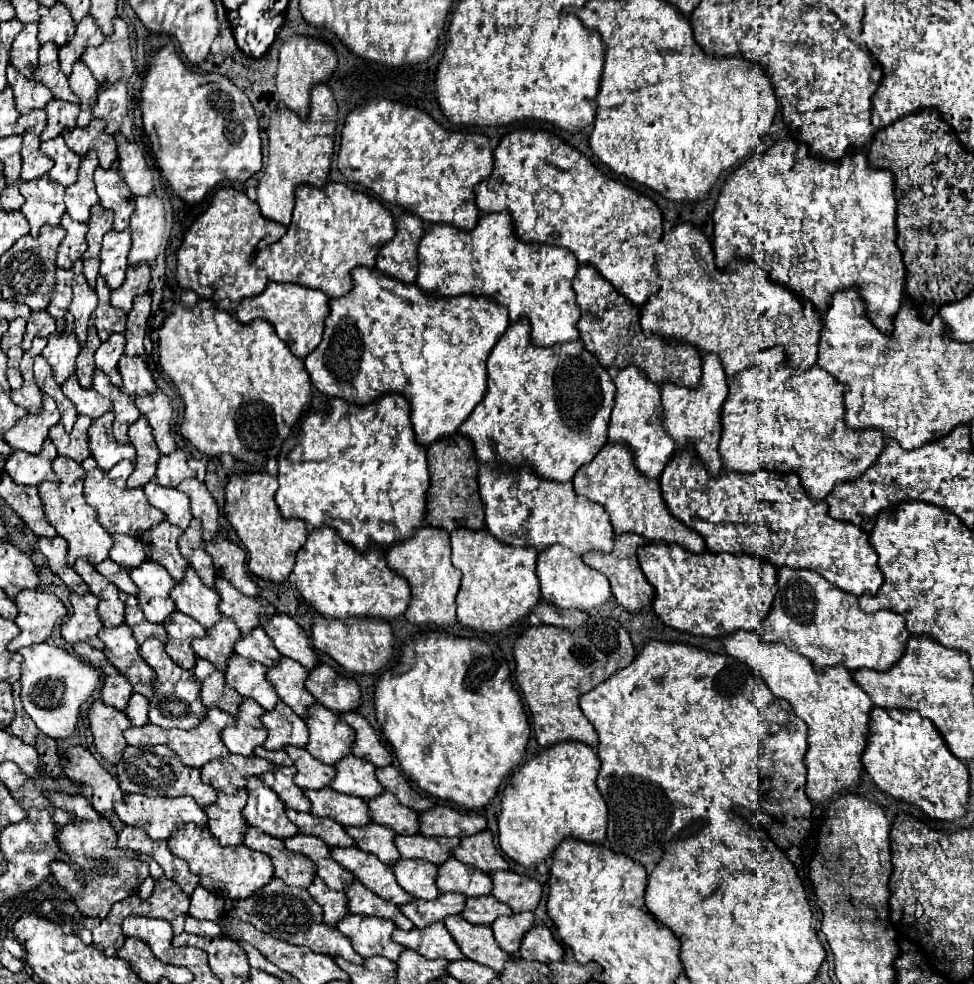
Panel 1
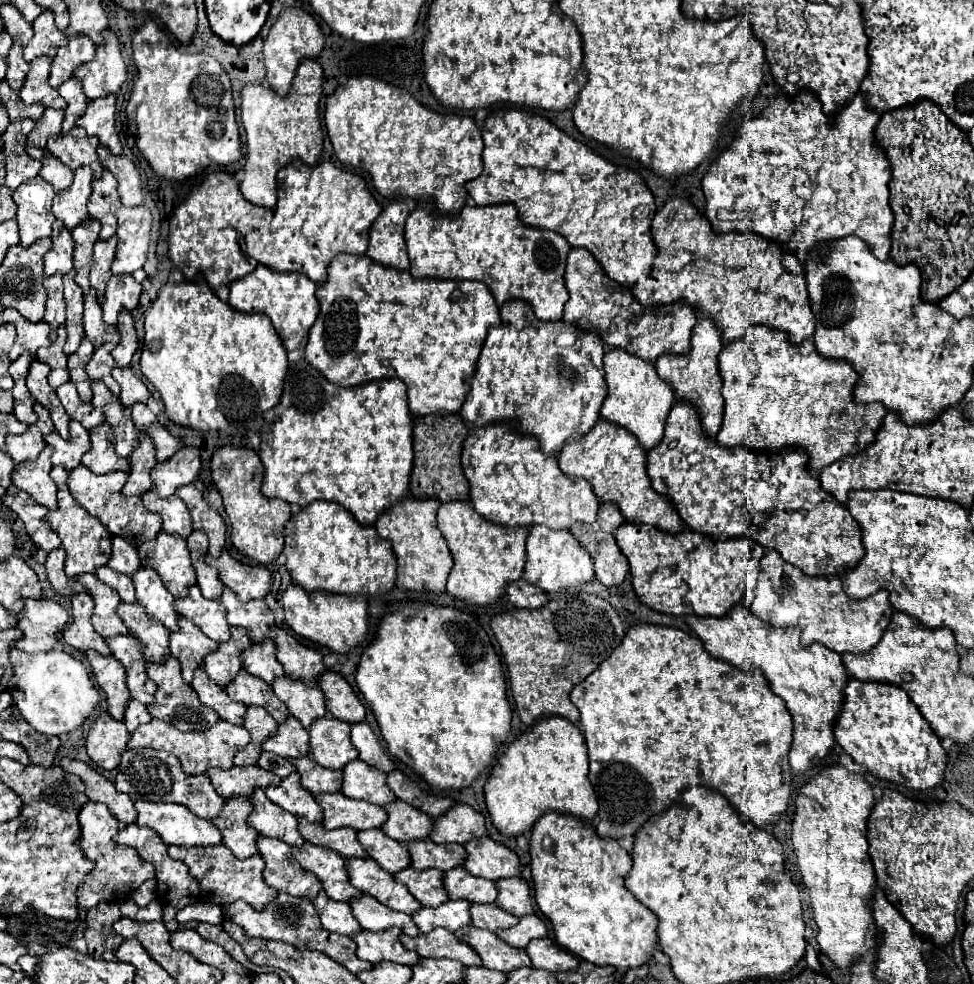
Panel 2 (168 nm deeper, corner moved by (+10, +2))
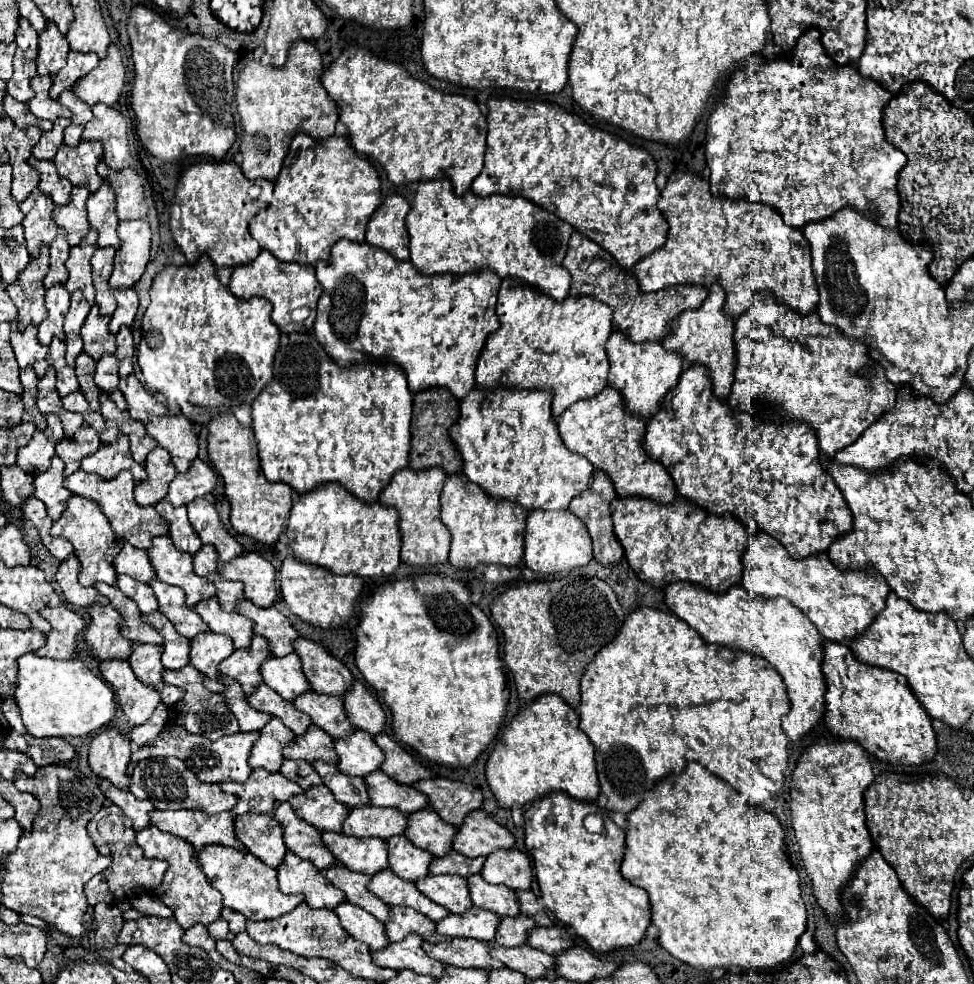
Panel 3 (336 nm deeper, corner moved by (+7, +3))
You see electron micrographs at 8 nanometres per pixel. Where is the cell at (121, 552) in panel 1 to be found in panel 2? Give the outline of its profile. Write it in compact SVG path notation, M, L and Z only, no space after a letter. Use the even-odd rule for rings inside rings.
M114 537L112 557L108 561L108 567L118 571L118 573L124 573L124 575L136 573L140 569L140 561L138 561L136 549L128 541L124 541L122 537Z

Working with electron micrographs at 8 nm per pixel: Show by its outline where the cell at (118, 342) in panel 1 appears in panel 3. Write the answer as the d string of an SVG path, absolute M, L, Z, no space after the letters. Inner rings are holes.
M105 354L101 356L101 360L97 362L97 370L95 370L95 384L109 394L109 398L117 404L117 408L121 410L127 410L127 404L125 404L125 398L123 394L119 392L119 374L117 374L117 368L119 368L119 360L115 354Z

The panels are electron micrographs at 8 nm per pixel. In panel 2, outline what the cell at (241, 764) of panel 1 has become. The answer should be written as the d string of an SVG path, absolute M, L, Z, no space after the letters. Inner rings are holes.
M250 765L250 767L232 767L228 771L222 769L208 769L208 777L212 779L214 789L224 797L250 797L250 793L254 793L256 787L270 787L270 785L278 785L280 777L260 769L258 765Z

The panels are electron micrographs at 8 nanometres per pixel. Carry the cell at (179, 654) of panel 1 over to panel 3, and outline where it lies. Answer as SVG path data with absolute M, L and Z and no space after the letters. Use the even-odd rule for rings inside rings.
M201 632L191 640L189 660L203 674L203 684L209 692L221 692L225 688L225 684L219 682L221 676L217 672L217 666L233 652L233 642L225 634Z

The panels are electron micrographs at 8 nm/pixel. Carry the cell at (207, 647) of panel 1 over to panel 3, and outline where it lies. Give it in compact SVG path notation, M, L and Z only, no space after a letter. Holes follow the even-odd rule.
M253 636L251 646L243 648L243 650L235 650L231 656L227 656L221 664L219 664L219 674L233 678L241 684L243 692L249 694L253 692L253 688L263 682L261 674L259 674L259 666L263 664L263 660L269 658L269 646L267 640L263 636Z

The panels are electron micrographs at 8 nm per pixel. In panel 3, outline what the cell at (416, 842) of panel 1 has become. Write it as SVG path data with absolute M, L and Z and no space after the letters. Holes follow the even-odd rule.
M449 852L441 858L433 858L431 866L429 866L429 872L431 874L457 874L457 876L471 876L471 874L477 874L481 872L481 866L483 866L485 858L479 856L479 858L467 858L467 856L461 856L459 852Z

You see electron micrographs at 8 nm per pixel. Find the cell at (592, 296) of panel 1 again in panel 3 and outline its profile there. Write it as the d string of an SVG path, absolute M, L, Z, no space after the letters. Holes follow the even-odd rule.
M579 232L571 234L569 250L563 260L563 266L571 274L571 290L569 296L593 296L601 302L605 302L613 310L613 324L615 330L623 332L631 342L661 342L665 336L671 334L671 324L675 318L679 318L685 310L697 310L701 308L707 288L701 286L677 286L661 292L639 292L637 278L631 270L623 270L617 260L605 252L601 246L591 242Z

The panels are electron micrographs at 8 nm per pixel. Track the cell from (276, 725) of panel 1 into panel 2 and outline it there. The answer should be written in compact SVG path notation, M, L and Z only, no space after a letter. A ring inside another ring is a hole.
M288 717L286 723L278 727L278 733L270 737L262 747L264 751L272 751L286 759L296 759L302 755L310 755L310 733L302 727L296 717Z

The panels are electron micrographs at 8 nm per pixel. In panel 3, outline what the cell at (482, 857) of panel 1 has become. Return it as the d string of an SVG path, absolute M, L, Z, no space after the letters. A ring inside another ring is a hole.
M507 848L489 854L483 864L481 876L489 884L505 884L513 890L529 890L533 874L527 854L517 848Z

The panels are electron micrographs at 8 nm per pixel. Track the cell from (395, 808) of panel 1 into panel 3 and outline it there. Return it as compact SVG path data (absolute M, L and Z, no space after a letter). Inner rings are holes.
M421 808L407 816L405 838L421 850L433 856L445 856L451 850L451 840L455 836L455 826L439 818L435 810Z

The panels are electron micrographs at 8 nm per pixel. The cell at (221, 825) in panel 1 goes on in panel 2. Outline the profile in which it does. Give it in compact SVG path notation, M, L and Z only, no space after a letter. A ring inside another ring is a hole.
M228 799L220 815L212 819L212 823L220 829L224 837L222 843L238 859L246 859L258 853L256 841L260 833L252 825L248 825L246 817L250 817L250 799Z

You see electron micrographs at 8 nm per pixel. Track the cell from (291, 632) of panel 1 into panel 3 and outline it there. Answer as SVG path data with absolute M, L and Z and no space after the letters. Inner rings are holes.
M297 638L293 646L301 658L303 674L313 692L331 696L345 694L345 690L353 682L353 676L337 658L333 658L323 646L307 638Z

